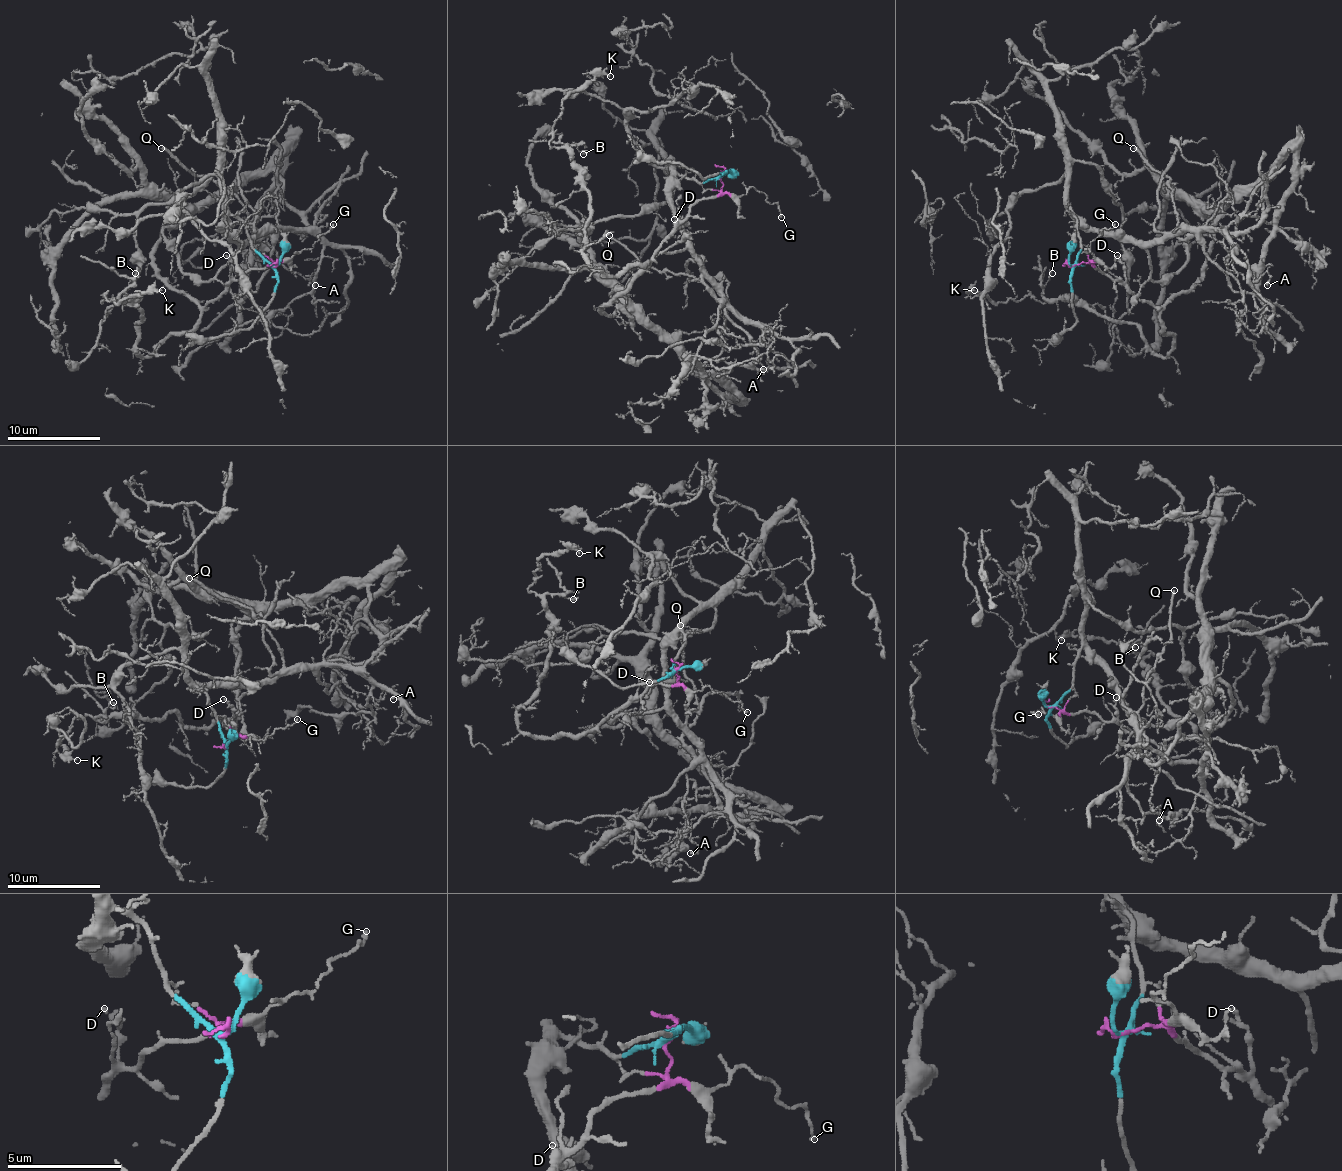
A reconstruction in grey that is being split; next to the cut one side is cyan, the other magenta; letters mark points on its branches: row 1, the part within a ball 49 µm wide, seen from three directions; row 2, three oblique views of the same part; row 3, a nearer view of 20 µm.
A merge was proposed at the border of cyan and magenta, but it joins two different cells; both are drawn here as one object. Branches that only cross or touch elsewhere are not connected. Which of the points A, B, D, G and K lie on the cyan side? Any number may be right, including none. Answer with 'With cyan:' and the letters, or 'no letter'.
With cyan: no letter

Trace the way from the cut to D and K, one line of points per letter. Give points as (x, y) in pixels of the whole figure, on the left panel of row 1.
D: (274, 265), (272, 263), (267, 267), (251, 267), (242, 277), (232, 279), (232, 265), (225, 256)
K: (274, 265), (251, 267), (190, 330), (142, 356), (135, 305), (102, 302), (163, 291)

